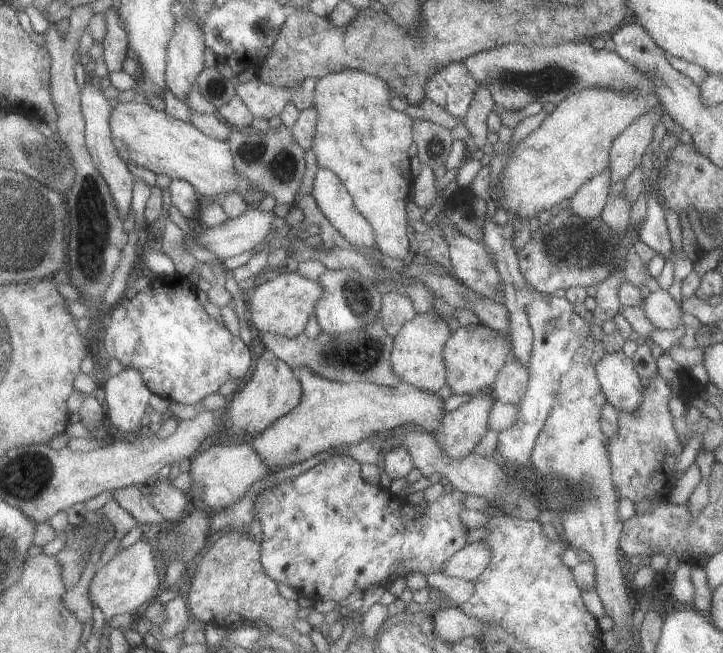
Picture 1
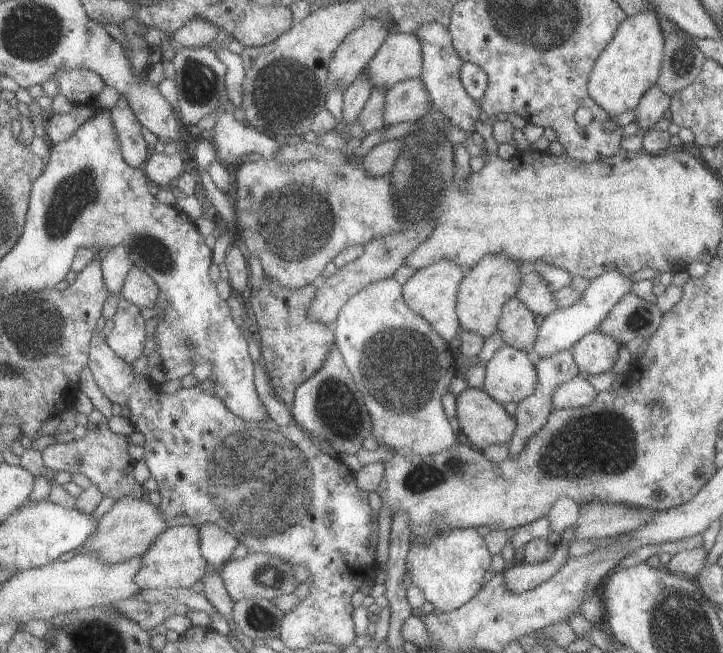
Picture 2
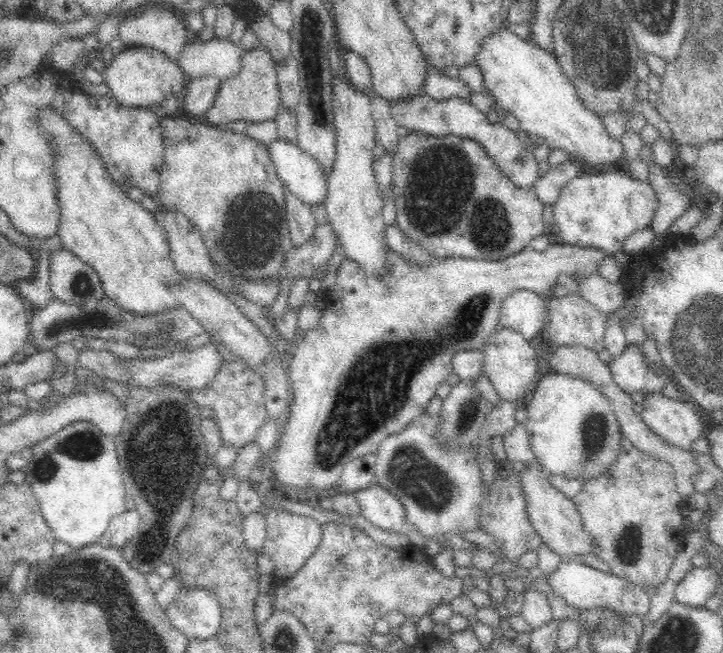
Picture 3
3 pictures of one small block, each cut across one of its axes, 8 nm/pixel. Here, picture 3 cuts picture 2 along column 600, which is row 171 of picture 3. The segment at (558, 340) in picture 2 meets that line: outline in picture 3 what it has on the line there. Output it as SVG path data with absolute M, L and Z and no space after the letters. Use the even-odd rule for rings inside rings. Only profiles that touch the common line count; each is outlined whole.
M278 138L269 144L268 152L271 155L277 177L284 183L288 191L291 191L308 206L325 202L328 178L325 178L322 167L313 156L304 152L297 143Z

